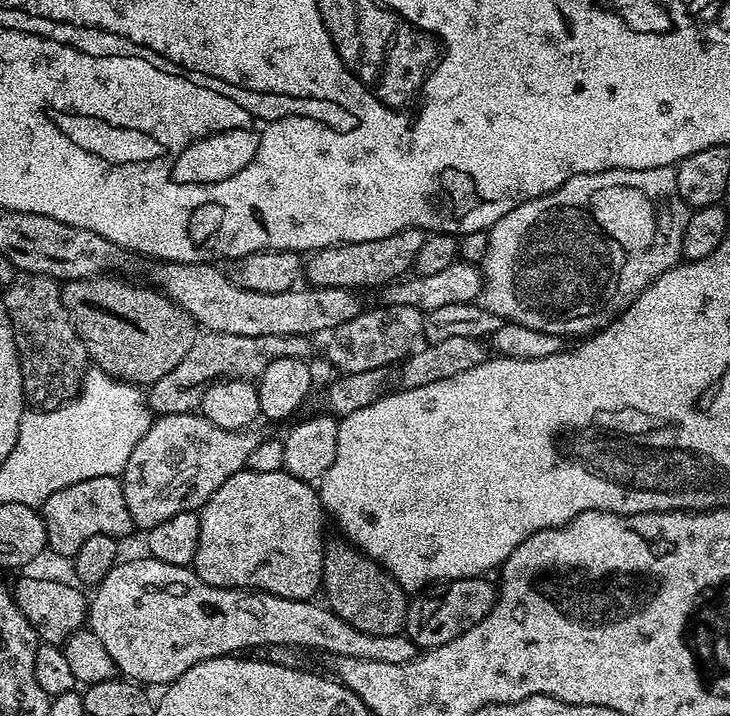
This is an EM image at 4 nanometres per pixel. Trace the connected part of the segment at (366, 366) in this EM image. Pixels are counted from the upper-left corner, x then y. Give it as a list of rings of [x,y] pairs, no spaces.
[[[384,304],[379,307],[369,307],[350,318],[350,322],[342,322],[342,326],[332,329],[327,337],[328,360],[337,368],[337,373],[361,372],[399,365],[400,361],[413,351],[417,343],[415,340],[421,339],[424,331],[423,312],[419,312],[414,306]]]

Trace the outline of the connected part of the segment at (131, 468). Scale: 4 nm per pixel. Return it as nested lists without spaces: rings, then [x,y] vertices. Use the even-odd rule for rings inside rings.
[[[190,412],[153,419],[122,473],[126,510],[130,510],[133,525],[147,530],[166,522],[166,518],[174,518],[174,514],[203,508],[226,478],[245,471],[247,459],[261,439],[256,430],[231,432]]]

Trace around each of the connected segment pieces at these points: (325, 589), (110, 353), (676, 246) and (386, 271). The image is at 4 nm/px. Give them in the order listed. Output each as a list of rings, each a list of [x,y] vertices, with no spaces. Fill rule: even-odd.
[[[329,543],[324,549],[324,579],[322,581],[322,596],[327,607],[331,608],[338,618],[350,622],[358,630],[366,634],[378,634],[379,636],[399,636],[404,632],[404,623],[408,617],[409,593],[403,586],[382,567],[381,564],[371,558],[359,548],[352,547],[351,543]]]
[[[115,275],[70,280],[60,289],[60,297],[72,319],[78,338],[86,346],[88,359],[99,371],[137,386],[158,382],[194,346],[198,325],[182,306],[151,286],[127,284]]]
[[[675,167],[651,168],[650,170],[607,168],[605,172],[587,172],[571,176],[567,182],[555,188],[553,192],[522,202],[514,210],[510,210],[510,214],[498,218],[494,227],[487,229],[488,245],[482,261],[484,287],[480,289],[479,303],[502,322],[530,326],[530,330],[538,330],[544,334],[554,334],[565,338],[571,338],[571,336],[584,338],[589,334],[595,334],[604,329],[610,321],[617,320],[663,272],[676,267],[681,259],[682,234],[689,215],[689,209],[678,194]]]
[[[407,228],[398,230],[398,234],[390,234],[390,238],[374,238],[370,242],[333,244],[331,248],[318,248],[303,261],[302,276],[309,285],[318,288],[380,290],[385,284],[407,277],[413,271],[424,237],[425,233],[421,229]]]

